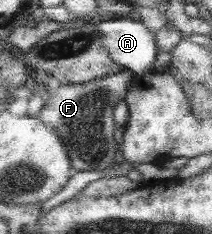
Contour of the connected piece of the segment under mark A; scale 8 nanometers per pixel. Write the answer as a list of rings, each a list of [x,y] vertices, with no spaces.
[[[108,19],[97,24],[96,33],[111,61],[137,75],[153,67],[157,54],[154,34],[142,22],[131,19]]]

